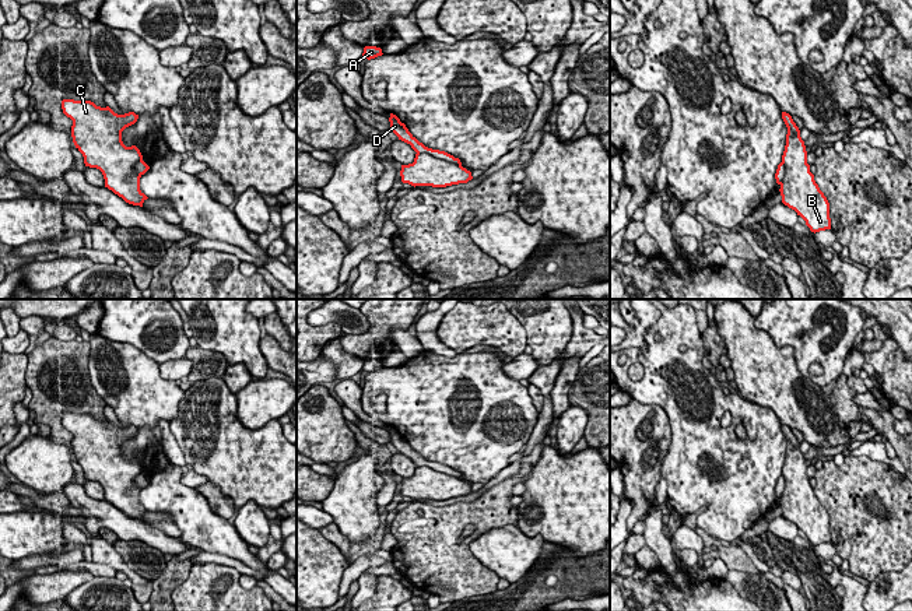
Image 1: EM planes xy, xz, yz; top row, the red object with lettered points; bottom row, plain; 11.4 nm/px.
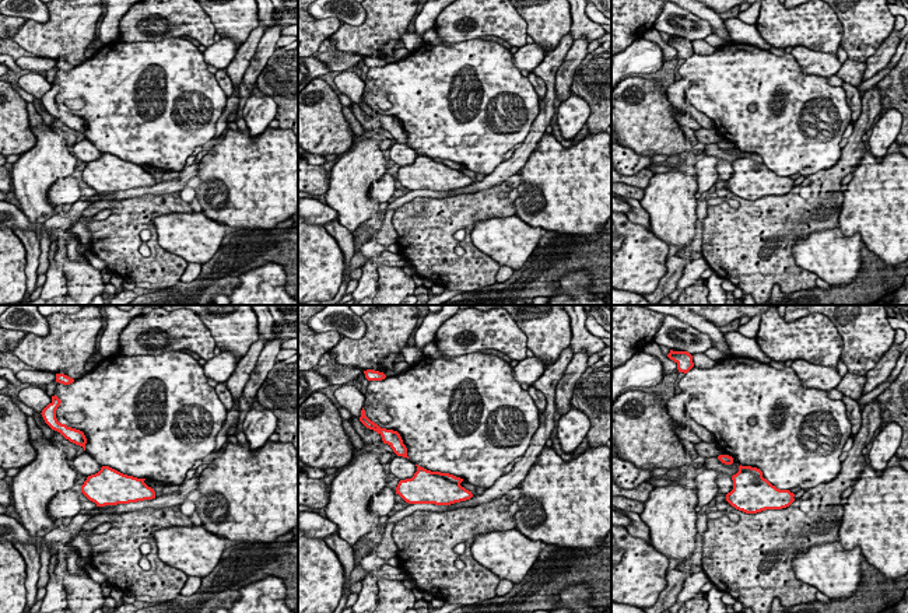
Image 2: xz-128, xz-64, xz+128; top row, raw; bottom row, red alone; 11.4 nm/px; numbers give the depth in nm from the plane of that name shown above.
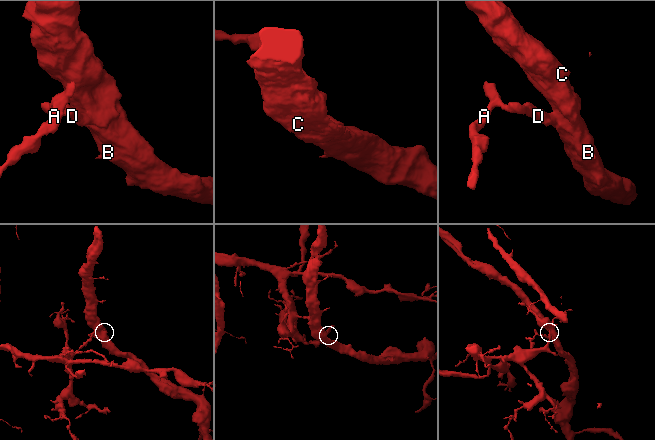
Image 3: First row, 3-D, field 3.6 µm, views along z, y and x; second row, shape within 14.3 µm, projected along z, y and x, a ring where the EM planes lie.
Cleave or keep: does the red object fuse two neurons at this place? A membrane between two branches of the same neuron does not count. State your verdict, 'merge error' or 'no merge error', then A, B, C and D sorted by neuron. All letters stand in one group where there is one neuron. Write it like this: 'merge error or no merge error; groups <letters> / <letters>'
merge error; groups A D / B C

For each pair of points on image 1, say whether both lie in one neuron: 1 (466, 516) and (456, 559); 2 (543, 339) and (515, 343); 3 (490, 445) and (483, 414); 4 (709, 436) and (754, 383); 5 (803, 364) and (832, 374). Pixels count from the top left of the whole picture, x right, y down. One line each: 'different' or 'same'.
1: same
2: different
3: same
4: different
5: same

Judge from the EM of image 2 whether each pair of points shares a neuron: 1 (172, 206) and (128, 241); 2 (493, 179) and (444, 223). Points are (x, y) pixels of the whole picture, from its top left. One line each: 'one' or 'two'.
1: one
2: two

